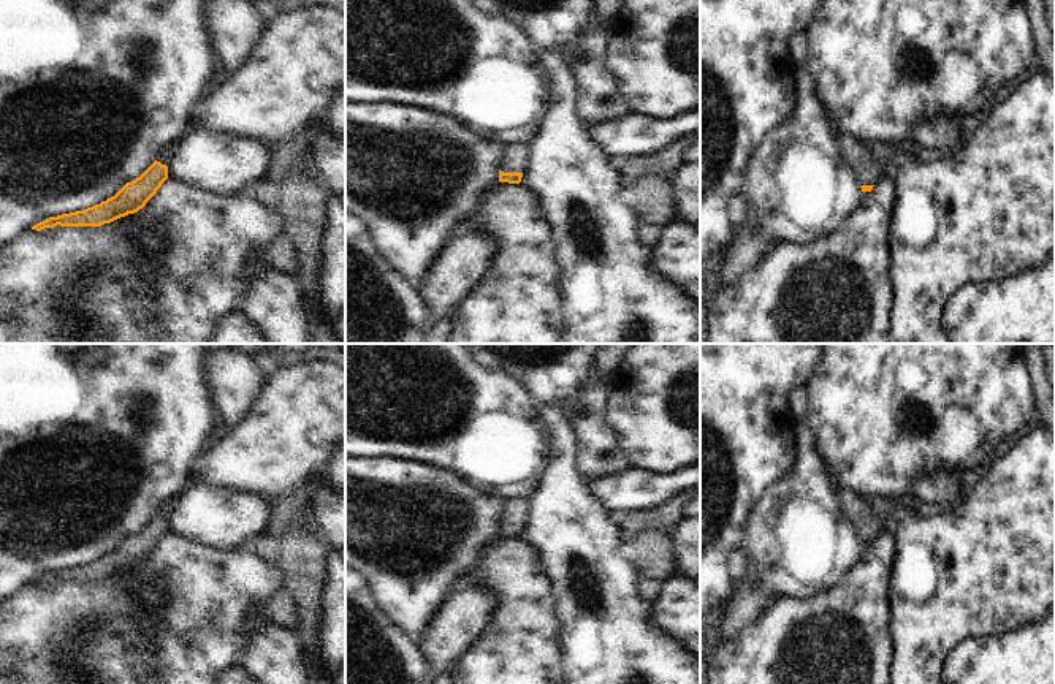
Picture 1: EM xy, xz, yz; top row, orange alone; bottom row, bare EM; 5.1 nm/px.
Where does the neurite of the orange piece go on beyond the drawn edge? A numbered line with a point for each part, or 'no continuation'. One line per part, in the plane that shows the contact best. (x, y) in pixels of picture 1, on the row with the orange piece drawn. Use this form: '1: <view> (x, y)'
1: xz (515, 155)

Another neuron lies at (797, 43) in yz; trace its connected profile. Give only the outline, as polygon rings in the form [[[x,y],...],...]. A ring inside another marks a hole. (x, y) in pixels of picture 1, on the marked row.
[[[805,32],[794,33],[789,38],[789,54],[797,66],[805,66],[808,62],[808,38]]]

